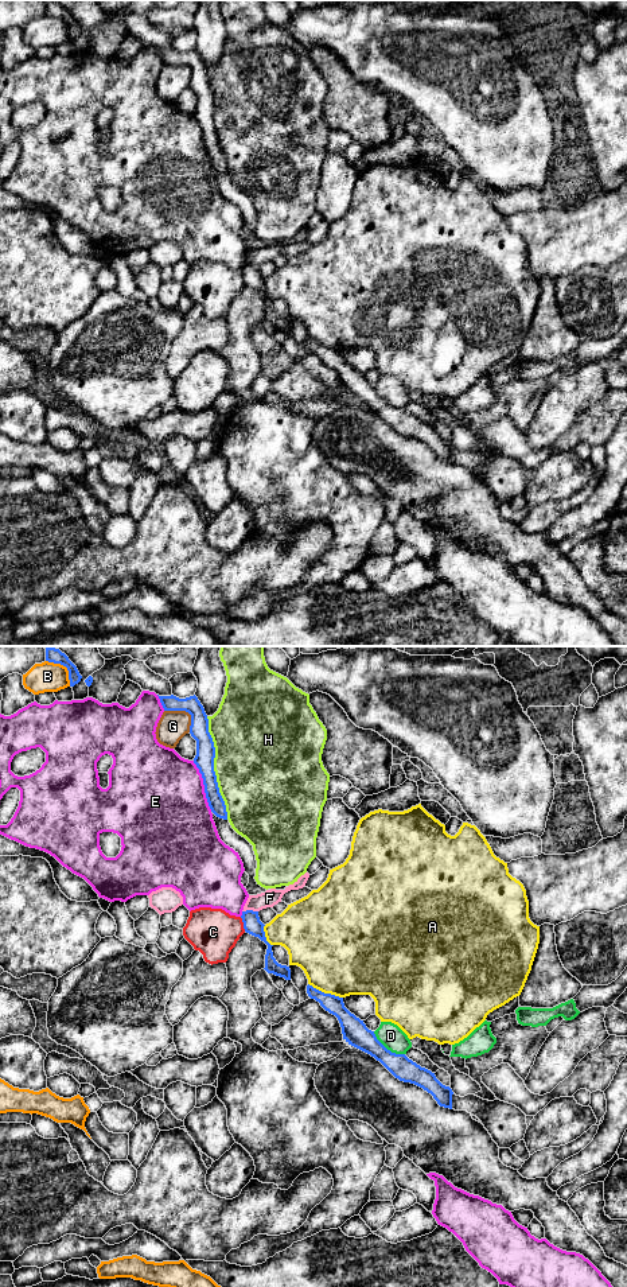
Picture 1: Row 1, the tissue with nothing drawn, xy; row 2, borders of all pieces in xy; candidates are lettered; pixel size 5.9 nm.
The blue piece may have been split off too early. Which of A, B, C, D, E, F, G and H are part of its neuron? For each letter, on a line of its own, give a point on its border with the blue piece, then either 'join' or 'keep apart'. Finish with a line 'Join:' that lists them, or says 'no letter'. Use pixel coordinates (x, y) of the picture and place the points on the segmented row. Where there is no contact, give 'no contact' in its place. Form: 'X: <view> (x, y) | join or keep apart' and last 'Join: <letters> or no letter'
A: xy (326, 994) | keep apart
B: xy (65, 665) | keep apart
C: xy (244, 924) | keep apart
D: xy (386, 1049) | keep apart
E: xy (205, 786) | keep apart
F: xy (249, 910) | keep apart
G: xy (186, 711) | keep apart
H: xy (213, 768) | keep apart
Join: no letter

